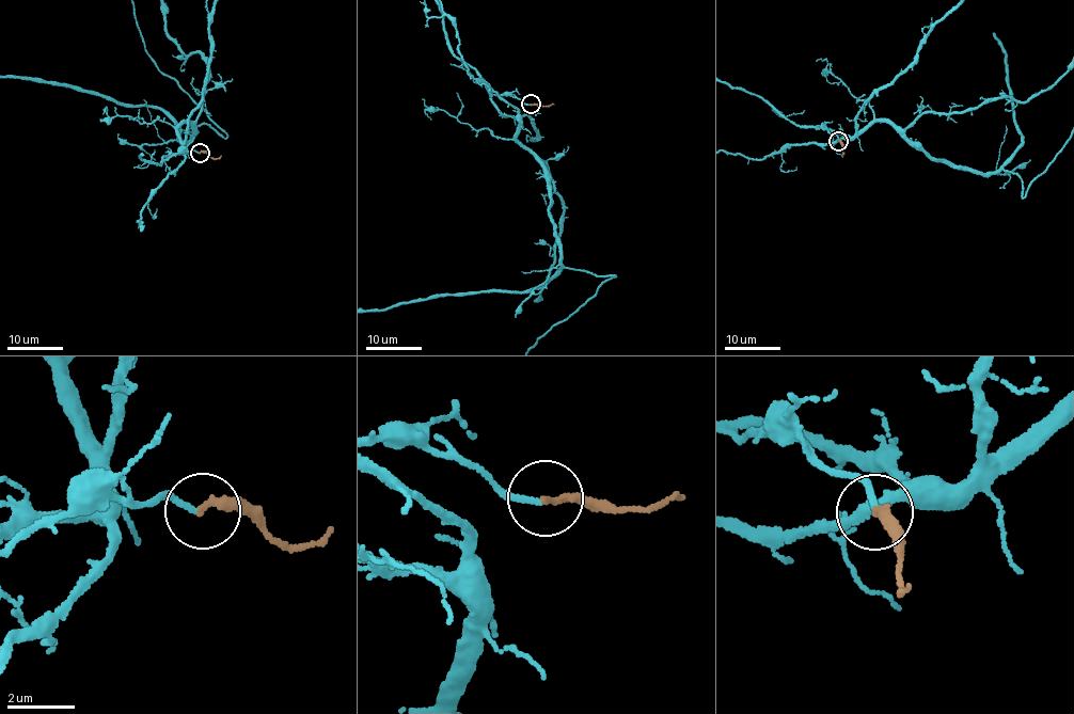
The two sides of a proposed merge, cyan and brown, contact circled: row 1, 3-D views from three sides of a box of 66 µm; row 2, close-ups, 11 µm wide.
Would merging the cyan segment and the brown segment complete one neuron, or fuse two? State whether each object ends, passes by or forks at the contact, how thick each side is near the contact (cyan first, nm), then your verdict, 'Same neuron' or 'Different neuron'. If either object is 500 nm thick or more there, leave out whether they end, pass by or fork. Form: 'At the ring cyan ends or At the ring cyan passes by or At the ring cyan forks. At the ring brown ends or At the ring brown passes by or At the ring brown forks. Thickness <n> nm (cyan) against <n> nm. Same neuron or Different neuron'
At the ring cyan ends. At the ring brown ends. Thickness 170 nm (cyan) against 220 nm. Same neuron

